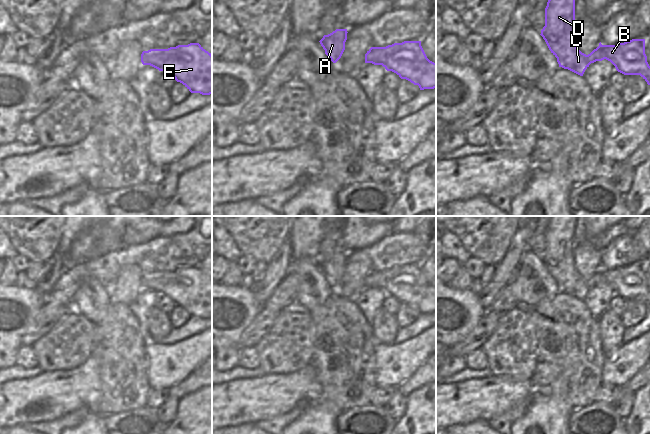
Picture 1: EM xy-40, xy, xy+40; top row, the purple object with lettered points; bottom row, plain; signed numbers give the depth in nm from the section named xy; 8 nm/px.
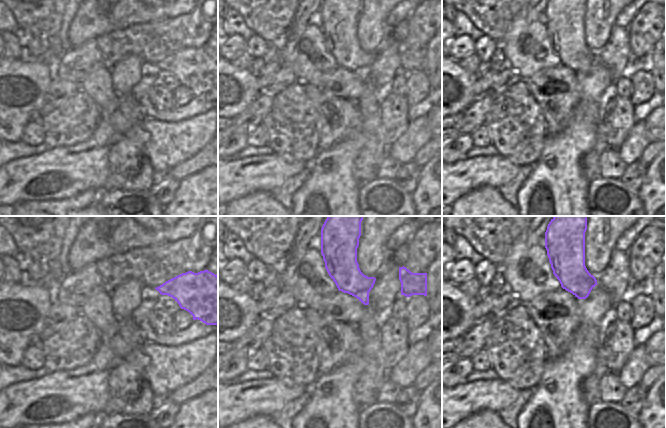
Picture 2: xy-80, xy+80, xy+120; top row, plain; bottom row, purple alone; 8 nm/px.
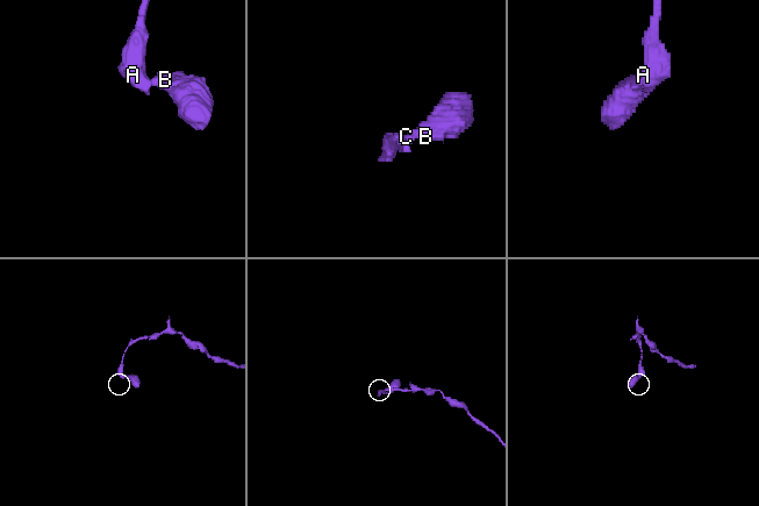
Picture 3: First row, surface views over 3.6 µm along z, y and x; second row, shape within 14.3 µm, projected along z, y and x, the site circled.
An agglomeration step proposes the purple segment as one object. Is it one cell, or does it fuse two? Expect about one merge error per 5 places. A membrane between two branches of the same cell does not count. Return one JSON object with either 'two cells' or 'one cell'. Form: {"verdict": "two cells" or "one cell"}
{"verdict": "one cell"}

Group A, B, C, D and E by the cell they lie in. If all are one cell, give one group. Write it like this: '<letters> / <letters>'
A B C D E

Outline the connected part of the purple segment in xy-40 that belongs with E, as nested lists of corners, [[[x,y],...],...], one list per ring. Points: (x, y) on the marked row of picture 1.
[[[199,43],[143,51],[141,62],[170,73],[191,93],[212,94],[212,54]]]

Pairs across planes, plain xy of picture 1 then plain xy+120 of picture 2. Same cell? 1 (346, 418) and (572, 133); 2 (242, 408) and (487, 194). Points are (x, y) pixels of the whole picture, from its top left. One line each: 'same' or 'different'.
1: different
2: different

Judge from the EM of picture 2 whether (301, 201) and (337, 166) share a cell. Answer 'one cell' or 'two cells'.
one cell

